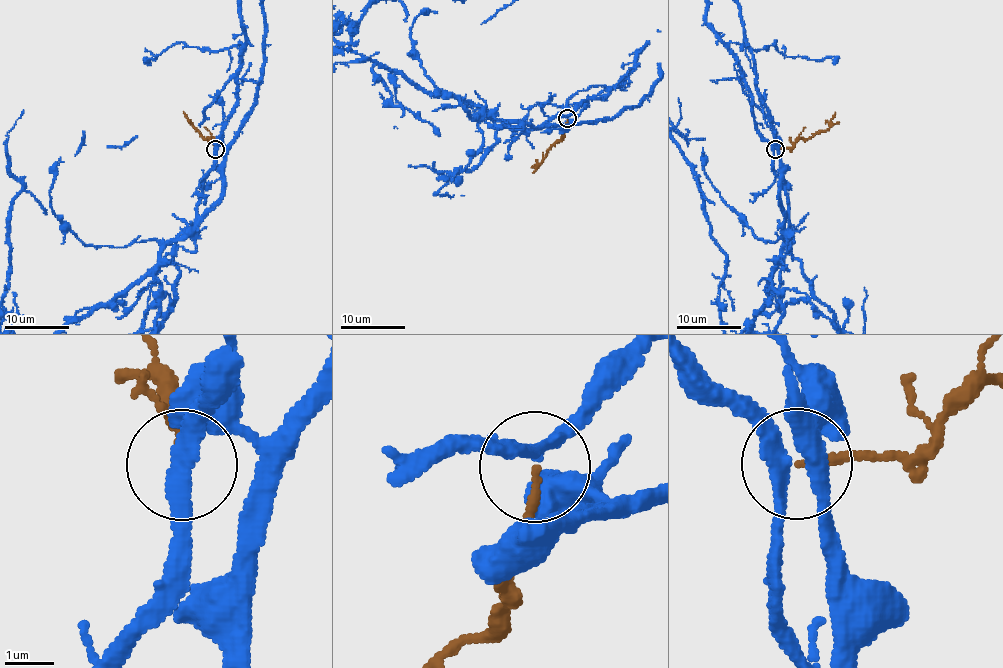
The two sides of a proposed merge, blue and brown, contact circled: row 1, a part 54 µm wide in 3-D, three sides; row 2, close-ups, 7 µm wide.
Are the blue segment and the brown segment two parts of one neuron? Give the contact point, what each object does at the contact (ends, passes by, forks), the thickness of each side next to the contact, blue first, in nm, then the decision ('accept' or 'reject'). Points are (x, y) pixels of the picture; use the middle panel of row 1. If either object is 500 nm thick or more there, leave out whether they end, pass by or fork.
place (567, 118); blue forks; brown ends; calibres 220 and 160 nm; accept

